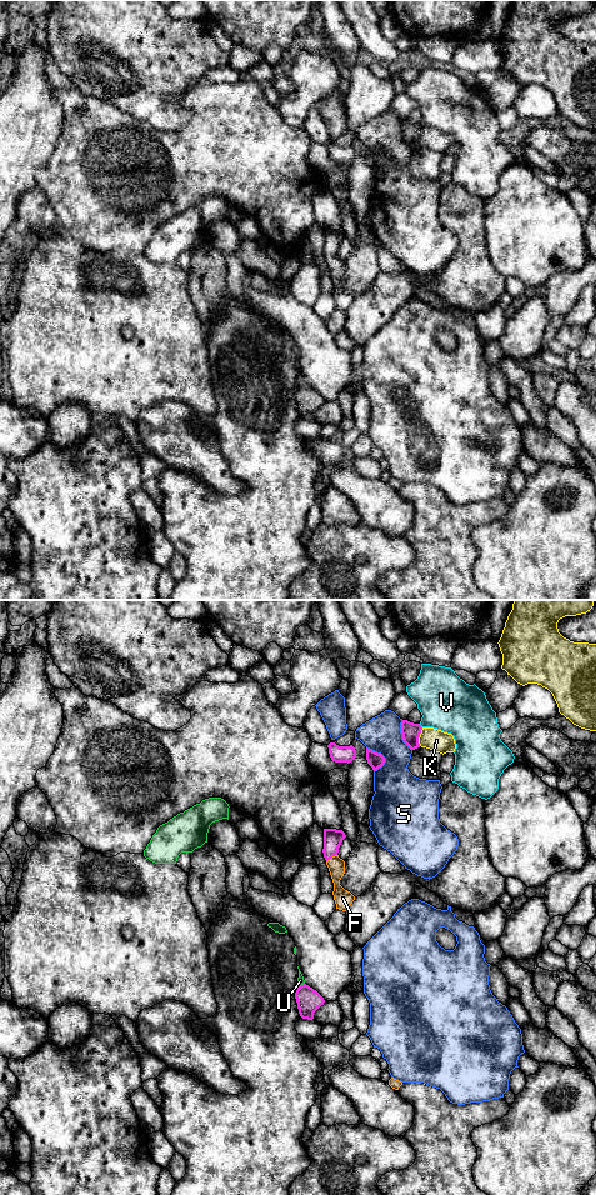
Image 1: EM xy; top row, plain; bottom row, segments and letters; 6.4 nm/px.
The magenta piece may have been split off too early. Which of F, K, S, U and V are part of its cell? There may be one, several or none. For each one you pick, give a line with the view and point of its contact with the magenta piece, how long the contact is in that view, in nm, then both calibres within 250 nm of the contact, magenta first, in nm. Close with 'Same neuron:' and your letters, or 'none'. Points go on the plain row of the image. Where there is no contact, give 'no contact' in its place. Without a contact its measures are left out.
F: contact xy (331, 256); length 90 nm; calibres 120 and 110 nm
Same neuron: F

